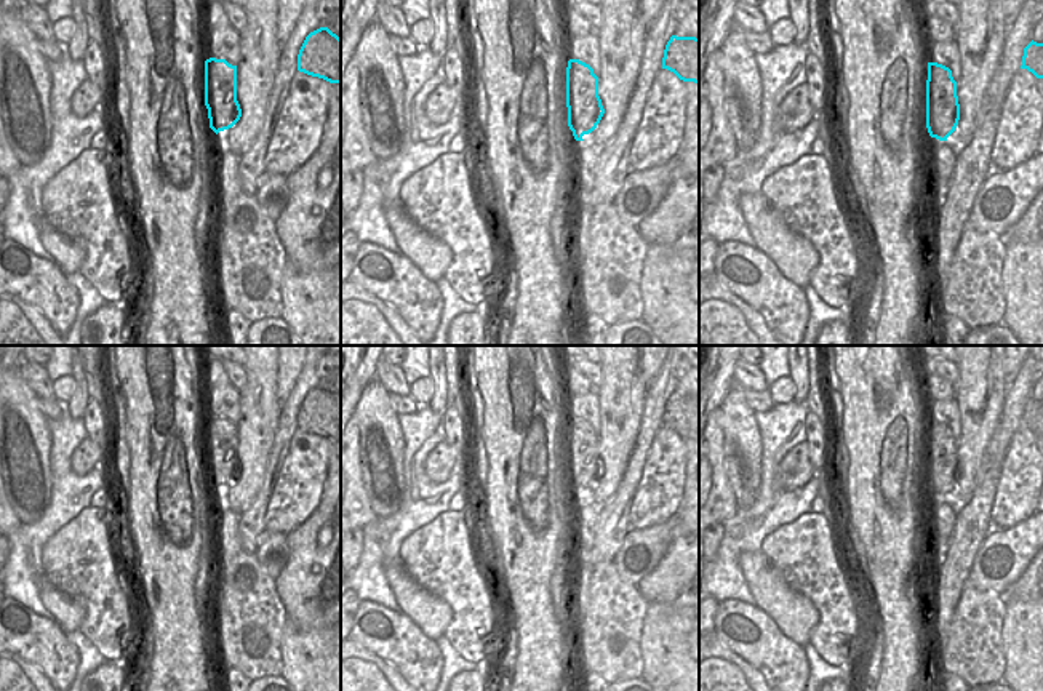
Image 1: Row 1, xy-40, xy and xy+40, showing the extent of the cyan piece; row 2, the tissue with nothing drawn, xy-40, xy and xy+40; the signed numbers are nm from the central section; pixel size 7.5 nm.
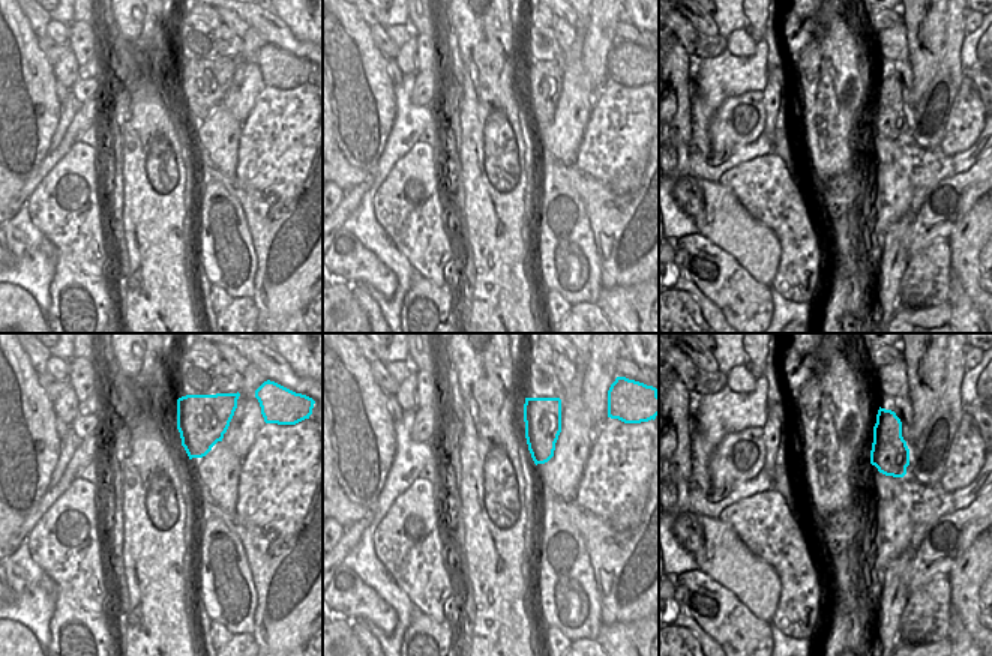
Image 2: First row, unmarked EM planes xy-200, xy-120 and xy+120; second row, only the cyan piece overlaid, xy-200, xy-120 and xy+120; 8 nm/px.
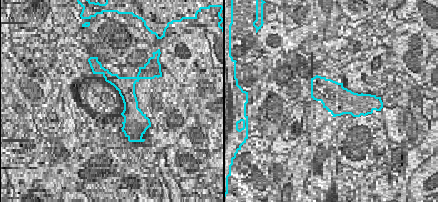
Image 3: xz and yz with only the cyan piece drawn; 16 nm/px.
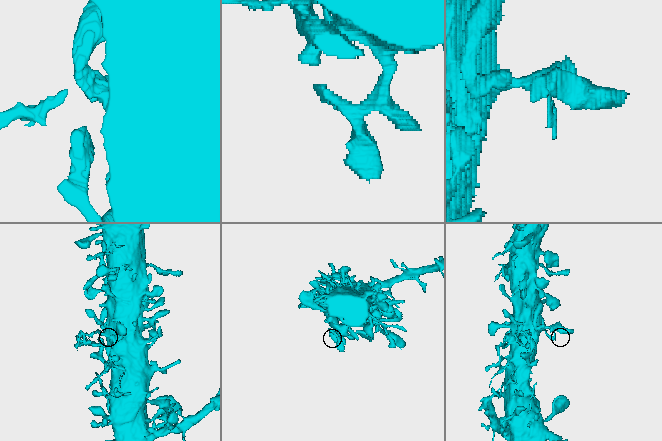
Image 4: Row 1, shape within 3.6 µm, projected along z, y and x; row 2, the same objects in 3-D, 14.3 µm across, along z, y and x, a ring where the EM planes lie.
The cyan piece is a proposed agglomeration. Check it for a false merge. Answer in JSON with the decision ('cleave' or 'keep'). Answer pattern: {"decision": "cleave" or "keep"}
{"decision": "keep"}

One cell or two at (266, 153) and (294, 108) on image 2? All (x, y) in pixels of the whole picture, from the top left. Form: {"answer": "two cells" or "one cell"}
{"answer": "one cell"}

